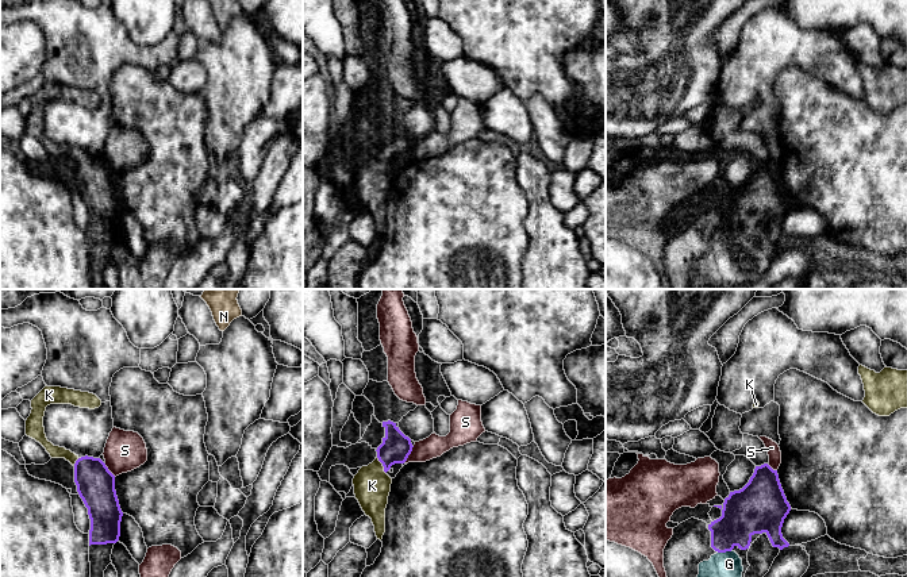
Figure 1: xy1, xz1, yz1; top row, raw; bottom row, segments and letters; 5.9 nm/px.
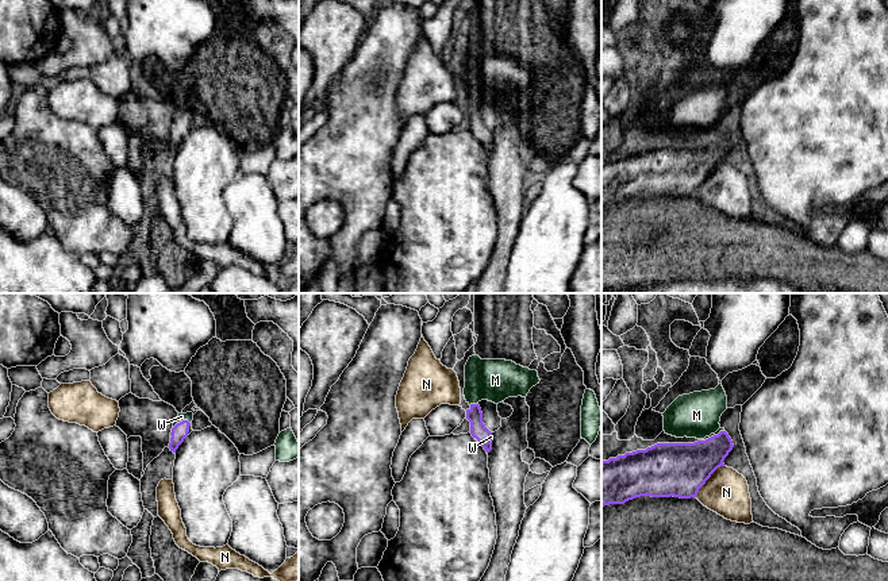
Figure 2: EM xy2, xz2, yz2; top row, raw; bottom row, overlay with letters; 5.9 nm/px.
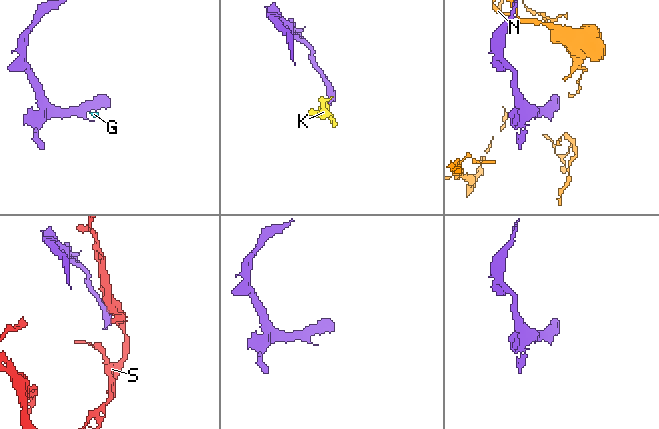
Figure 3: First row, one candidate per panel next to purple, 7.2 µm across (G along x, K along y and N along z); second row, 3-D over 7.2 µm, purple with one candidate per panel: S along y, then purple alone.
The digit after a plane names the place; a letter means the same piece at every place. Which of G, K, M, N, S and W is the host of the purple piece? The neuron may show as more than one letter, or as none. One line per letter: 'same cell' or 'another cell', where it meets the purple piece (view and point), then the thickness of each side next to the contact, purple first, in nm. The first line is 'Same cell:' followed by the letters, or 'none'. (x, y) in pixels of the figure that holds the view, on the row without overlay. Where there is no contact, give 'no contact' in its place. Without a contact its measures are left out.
Same cell: G, K, W
G: same cell; meets purple in yz1 at (725, 249); 260 nm thick on the purple side, 200 nm on the other
K: same cell; meets purple in xz1 at (383, 162); 180 nm thick on the purple side, 220 nm on the other
M: another cell; meets purple in xz2 at (473, 102); 100 nm thick on the purple side, 260 nm on the other
N: another cell; meets purple in yz2 at (707, 176); 320 nm thick on the purple side, 280 nm on the other
S: another cell; meets purple in xz1 at (410, 150); 180 nm thick on the purple side, 130 nm on the other
W: same cell; meets purple in xy2 at (183, 118); 100 nm thick on the purple side, 50 nm on the other

